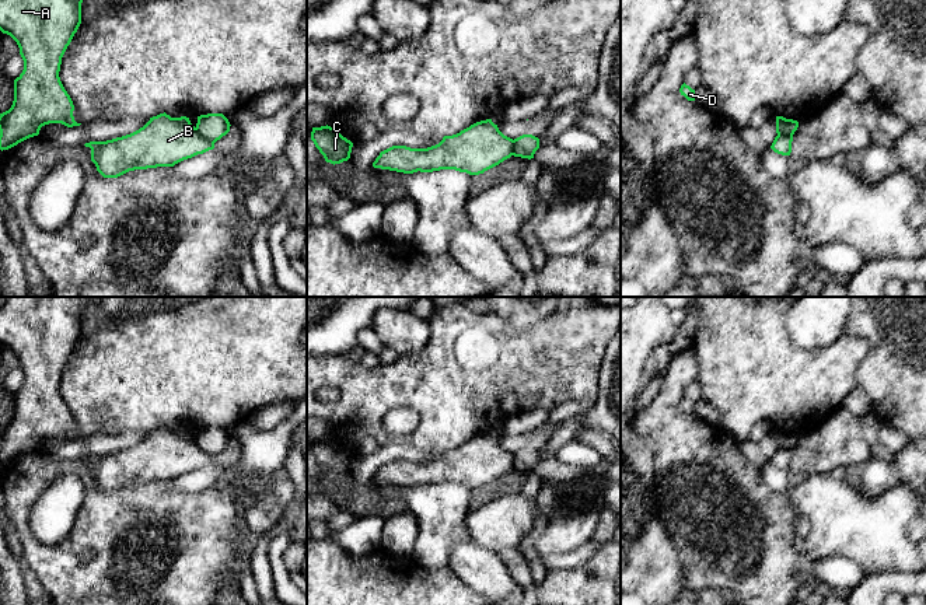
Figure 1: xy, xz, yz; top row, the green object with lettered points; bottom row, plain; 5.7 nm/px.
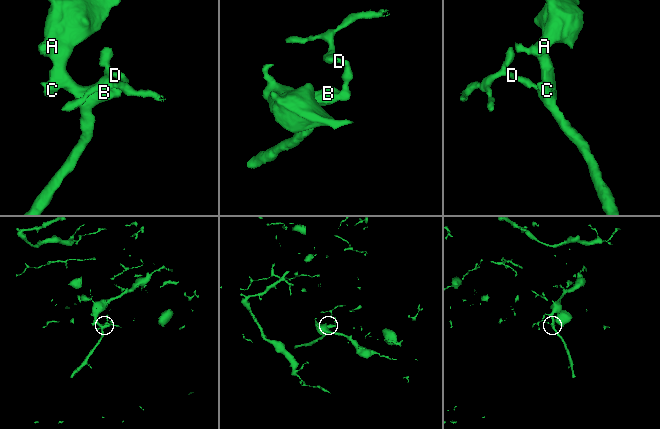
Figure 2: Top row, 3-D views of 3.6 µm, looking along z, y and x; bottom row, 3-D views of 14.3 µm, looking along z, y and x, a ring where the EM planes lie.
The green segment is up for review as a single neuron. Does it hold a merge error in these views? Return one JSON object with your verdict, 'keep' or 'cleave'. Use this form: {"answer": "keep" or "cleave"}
{"answer": "cleave"}

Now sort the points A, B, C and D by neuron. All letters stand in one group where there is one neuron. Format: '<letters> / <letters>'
A B C / D

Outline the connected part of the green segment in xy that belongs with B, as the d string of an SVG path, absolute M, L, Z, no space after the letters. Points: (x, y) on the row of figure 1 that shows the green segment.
M160 113L139 130L106 141L90 141L91 161L104 178L118 178L129 171L175 164L214 148L202 137L189 118Z

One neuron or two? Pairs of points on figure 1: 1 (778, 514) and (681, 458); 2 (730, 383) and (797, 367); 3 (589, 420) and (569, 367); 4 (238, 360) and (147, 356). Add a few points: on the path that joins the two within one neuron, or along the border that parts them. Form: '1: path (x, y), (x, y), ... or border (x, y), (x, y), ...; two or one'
1: path (754, 497), (724, 469), (705, 460); one
2: path (747, 376), (781, 376); one
3: border (601, 367), (597, 397), (594, 399); two
4: path (216, 356), (170, 356); one

